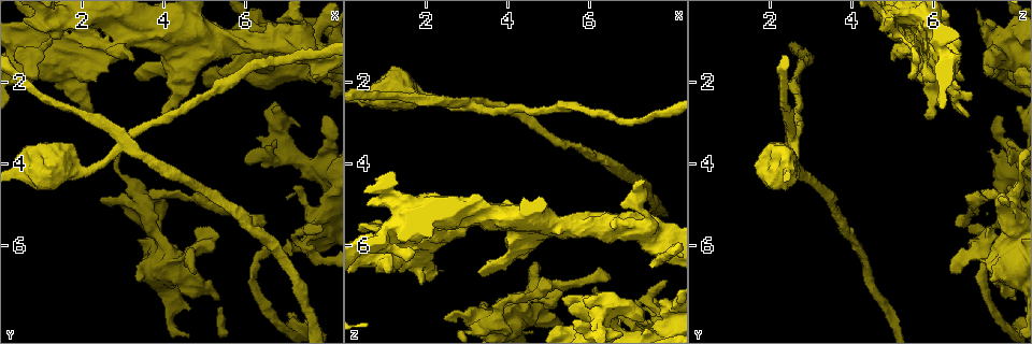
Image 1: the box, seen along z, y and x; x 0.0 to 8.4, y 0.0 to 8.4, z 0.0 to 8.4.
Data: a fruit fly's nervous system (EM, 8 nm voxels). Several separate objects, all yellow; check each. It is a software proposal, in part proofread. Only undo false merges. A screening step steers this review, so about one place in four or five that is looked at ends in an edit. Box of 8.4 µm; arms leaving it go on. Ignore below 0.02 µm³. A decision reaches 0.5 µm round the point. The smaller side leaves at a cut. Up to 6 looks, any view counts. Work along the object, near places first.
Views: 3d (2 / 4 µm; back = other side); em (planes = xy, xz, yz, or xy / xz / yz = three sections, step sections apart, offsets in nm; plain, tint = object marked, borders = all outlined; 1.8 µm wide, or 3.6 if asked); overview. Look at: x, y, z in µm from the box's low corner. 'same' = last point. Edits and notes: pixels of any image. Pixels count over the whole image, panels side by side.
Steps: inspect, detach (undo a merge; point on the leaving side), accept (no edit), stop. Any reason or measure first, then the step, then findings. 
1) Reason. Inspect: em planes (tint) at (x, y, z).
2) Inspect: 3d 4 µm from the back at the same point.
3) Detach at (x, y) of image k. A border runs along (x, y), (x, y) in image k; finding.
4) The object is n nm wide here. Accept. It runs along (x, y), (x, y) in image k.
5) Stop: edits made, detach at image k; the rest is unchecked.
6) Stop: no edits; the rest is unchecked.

A narrow waist. Inspect: 3d 4 µm at (4.30, 6.65, 7.75).

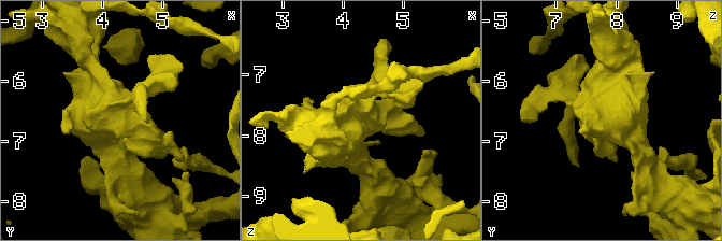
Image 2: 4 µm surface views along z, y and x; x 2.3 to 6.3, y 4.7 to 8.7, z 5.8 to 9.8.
Inspect: em 3.6 µm yz step 4 (tint) at (4.25, 6.65, 7.70).

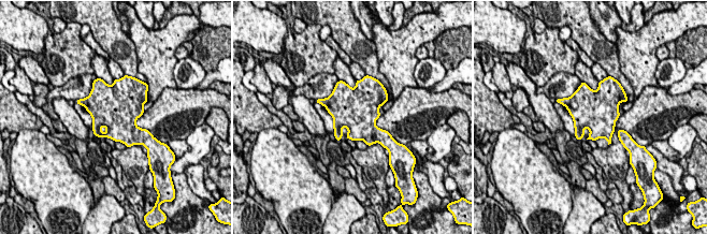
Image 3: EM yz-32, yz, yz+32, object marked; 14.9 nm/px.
Cut it another way. Inspect: em 3.6 µm planes (tint) at the same point.

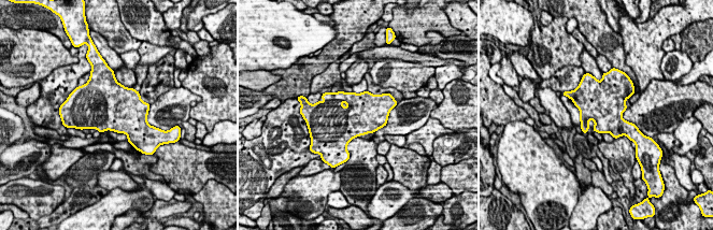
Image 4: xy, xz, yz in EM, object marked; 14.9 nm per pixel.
Accept. One neuron here.

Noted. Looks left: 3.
Thick turns thin. Inspect: em planes (tint) at (1.85, 2.30, 6.45).

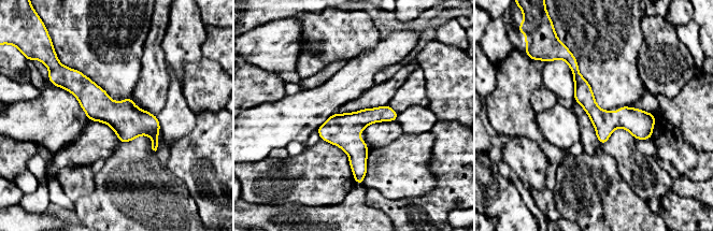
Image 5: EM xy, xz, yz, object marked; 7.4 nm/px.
Accept. It runs along (63, 76), (104, 110), (140, 121), (154, 146) in image 5; all the same neuron.

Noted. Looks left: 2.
Four arms meet. Inspect: em xy step 8 (tint) at (3.05, 3.50, 2.55).

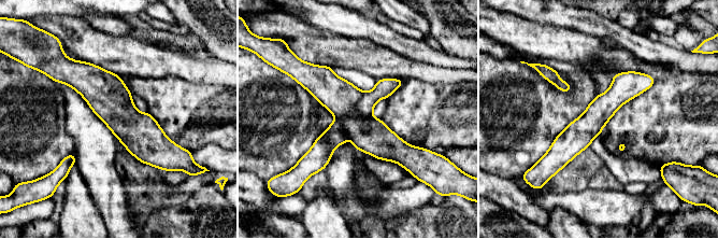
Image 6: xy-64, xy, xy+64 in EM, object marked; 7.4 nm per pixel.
Detach at (370, 135) of image 6. The part that leaves runs along (305, 82), (368, 135), (413, 152) in image 6; a second neuron is stuck on.

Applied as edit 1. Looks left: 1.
Stop: edits made, detach at image 6; the rest is unchecked.

